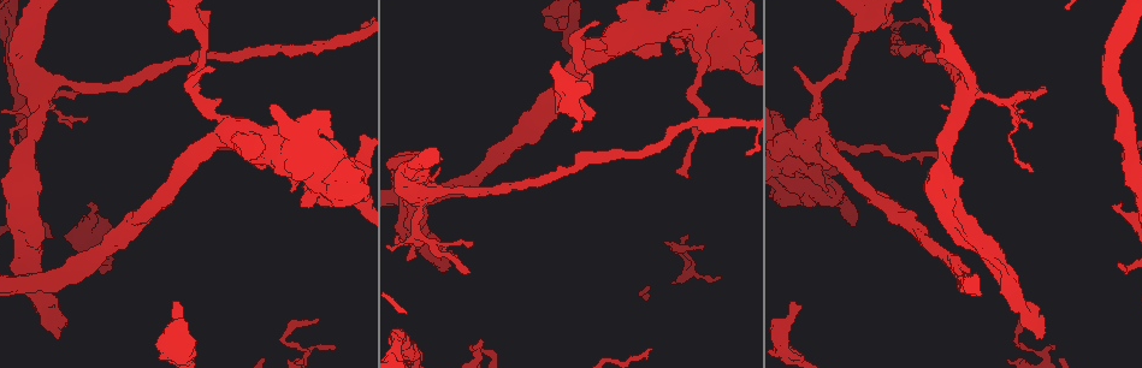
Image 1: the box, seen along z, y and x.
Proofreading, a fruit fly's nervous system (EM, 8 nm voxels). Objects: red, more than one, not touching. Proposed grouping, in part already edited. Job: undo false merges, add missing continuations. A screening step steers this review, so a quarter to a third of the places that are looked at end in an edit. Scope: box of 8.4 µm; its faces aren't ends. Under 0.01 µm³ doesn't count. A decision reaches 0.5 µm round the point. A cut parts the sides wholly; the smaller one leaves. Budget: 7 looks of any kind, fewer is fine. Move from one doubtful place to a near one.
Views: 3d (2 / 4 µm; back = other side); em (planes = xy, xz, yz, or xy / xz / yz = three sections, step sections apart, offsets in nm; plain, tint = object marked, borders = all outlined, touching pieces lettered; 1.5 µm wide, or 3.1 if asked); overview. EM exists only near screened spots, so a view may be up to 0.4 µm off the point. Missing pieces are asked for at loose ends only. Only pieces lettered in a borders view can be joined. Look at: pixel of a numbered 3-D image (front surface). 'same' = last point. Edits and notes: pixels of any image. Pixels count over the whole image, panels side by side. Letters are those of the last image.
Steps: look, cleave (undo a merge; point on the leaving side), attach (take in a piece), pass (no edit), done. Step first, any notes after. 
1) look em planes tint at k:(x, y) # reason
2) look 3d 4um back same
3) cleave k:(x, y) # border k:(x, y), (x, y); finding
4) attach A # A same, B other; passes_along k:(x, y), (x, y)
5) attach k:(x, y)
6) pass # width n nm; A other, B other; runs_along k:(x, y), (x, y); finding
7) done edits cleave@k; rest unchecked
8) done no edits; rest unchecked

look em planes borders at 1:(794, 67)

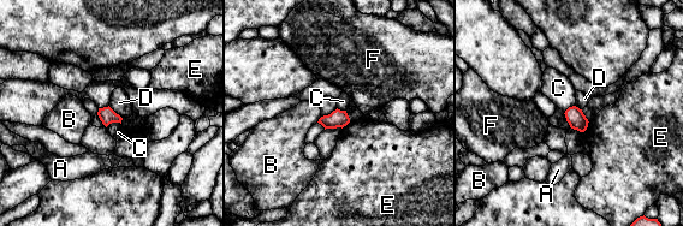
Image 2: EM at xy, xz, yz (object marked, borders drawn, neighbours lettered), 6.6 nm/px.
pass # width 110 nm; A other, B other, C other, D other, E other, F other; border 2:(574, 105), (564, 113), (570, 126); none of them fits

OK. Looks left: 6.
look 3d 4um at 1:(742, 121) # sharp bend

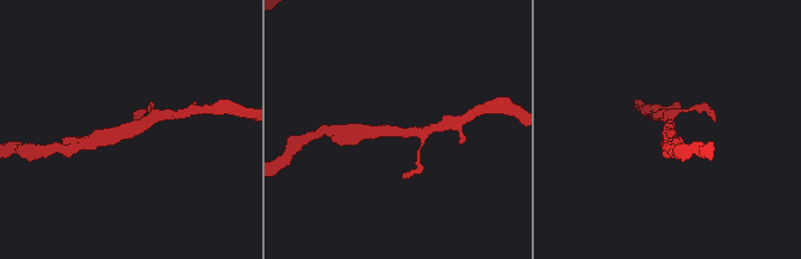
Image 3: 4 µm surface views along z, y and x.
look em xz step 4 tint at 3:(666, 131)

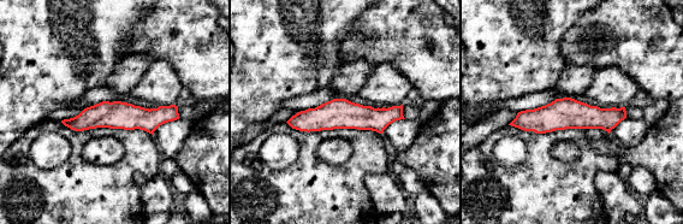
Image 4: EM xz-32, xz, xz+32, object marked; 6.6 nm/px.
look em planes borders same

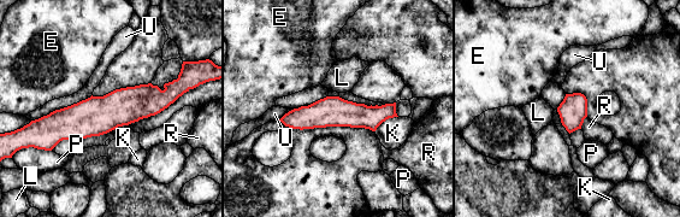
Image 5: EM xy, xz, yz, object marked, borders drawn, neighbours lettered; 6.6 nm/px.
pass # longest_contact U 440 nm; E other, K other, L other, P other, R other, U other; one cell here

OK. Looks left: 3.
look 3d 4um at 1:(445, 270) # an open end

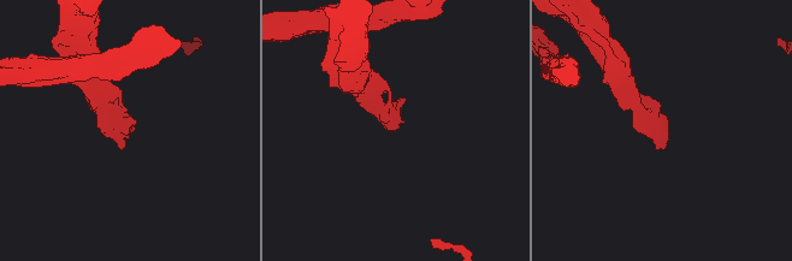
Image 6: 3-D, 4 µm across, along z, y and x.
look em planes plain at 6:(665, 144)

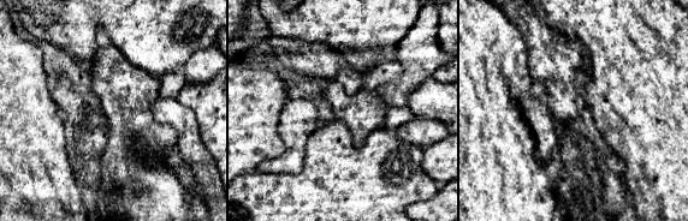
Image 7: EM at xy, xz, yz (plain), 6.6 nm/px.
look em planes borders same # what lies round it

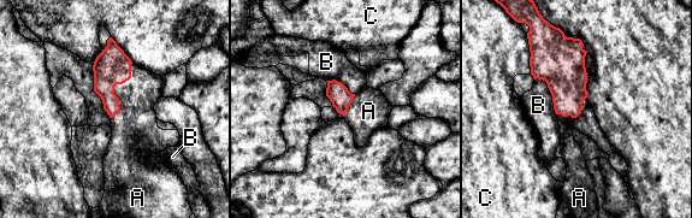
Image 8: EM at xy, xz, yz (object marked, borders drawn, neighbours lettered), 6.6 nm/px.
attach A # A same, B other, C other; passes_along 8:(112, 66), (113, 88), (137, 96); it goes on there

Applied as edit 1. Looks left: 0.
done edits attach@8; rest unchecked

